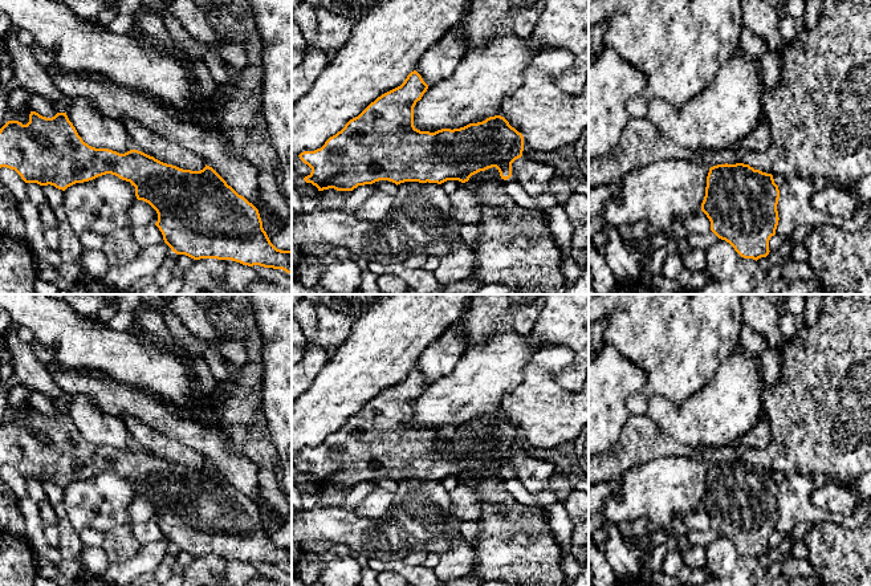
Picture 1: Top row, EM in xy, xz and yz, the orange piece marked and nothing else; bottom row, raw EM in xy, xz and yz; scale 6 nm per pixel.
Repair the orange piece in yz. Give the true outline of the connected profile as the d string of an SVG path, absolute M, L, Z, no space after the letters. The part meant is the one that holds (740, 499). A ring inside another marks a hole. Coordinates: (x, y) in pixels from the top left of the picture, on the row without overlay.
M717 461L709 465L701 508L711 518L711 528L729 540L744 556L758 557L769 552L769 537L778 522L778 483L773 472L749 461Z

